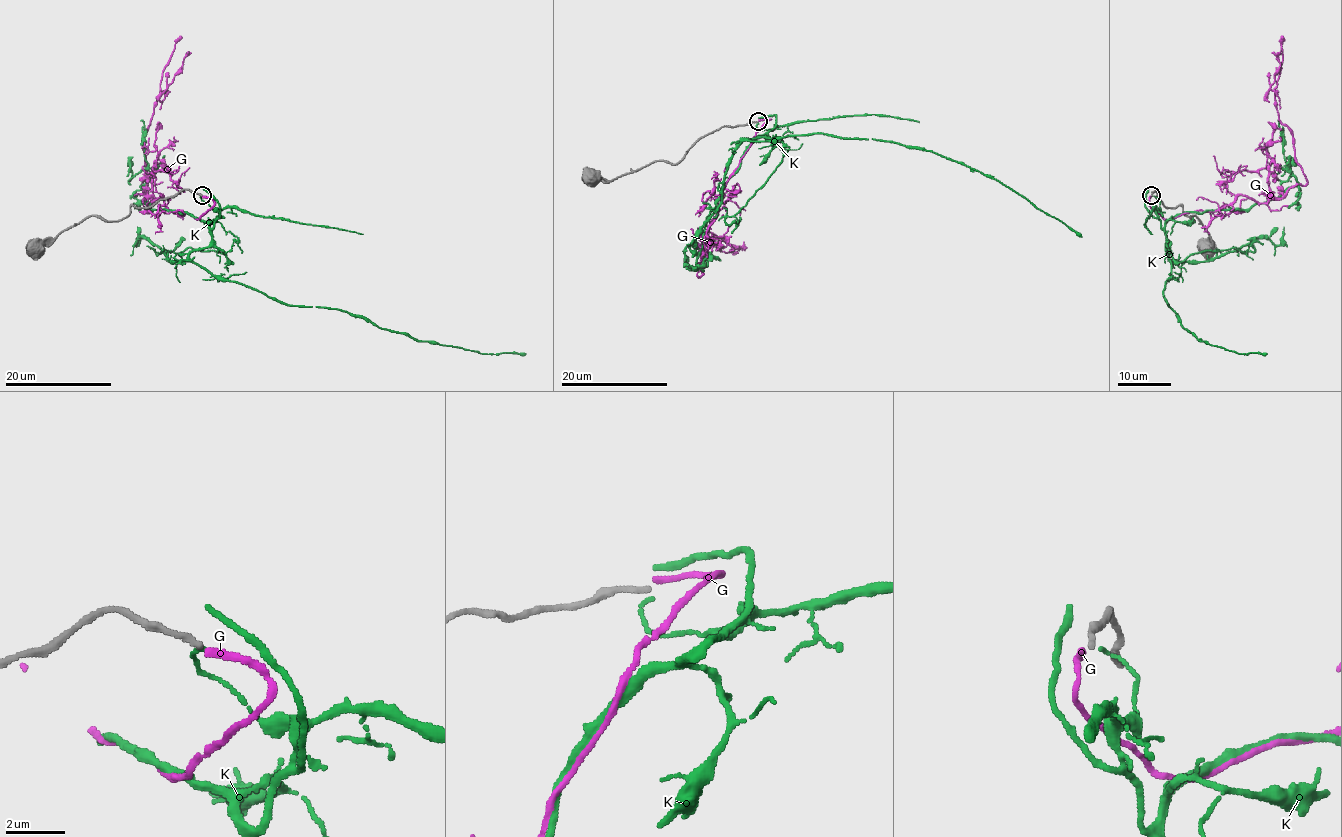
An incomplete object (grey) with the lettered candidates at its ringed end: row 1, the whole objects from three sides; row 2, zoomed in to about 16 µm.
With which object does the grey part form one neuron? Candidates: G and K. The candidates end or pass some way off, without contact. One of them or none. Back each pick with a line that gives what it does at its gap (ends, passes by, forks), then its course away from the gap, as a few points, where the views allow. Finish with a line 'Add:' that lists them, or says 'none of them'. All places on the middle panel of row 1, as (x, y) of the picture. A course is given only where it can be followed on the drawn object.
Add: none of them

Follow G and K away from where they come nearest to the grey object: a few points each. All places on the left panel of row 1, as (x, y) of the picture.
G: (202, 196), (214, 204), (195, 219), (170, 211), (162, 195), (150, 203), (141, 184), (145, 132), (181, 36)
K: (202, 196), (218, 218), (210, 244), (189, 258), (214, 275), (293, 306), (362, 315), (417, 340), (525, 354)

